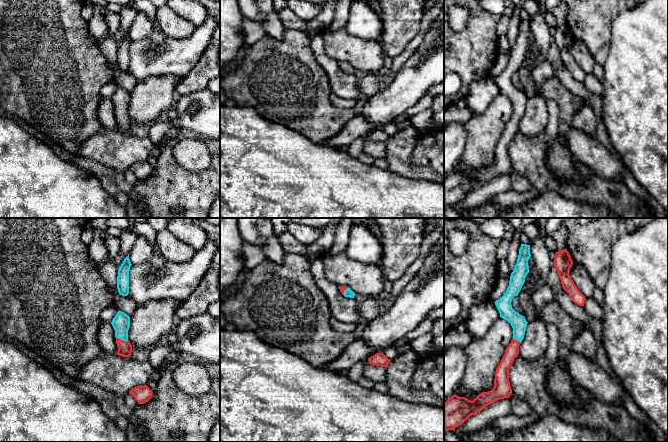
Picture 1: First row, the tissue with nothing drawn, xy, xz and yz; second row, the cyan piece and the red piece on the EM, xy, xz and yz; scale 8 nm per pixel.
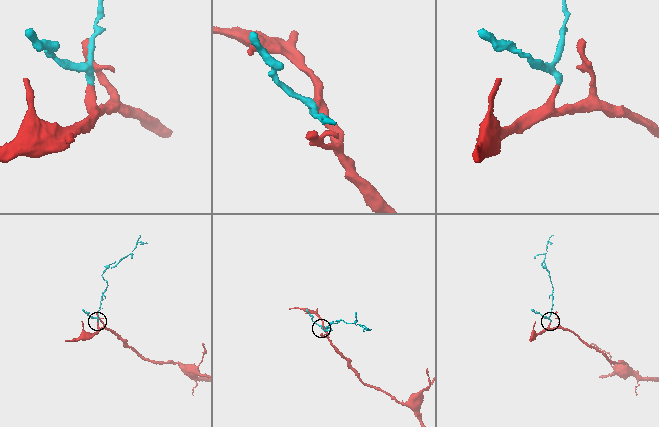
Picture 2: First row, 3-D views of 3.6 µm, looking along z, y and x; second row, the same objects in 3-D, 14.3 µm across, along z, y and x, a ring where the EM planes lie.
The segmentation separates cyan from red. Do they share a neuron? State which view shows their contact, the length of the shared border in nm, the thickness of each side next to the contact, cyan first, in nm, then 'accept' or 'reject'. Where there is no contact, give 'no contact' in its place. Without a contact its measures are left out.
xy | 110 nm | 140/110 nm | accept

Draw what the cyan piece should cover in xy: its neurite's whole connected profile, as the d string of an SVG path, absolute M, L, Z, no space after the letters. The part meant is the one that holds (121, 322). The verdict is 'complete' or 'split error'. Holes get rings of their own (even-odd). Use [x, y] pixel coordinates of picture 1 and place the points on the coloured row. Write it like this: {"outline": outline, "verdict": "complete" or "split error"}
{"outline": "M118 311L111 322L116 337L118 347L117 355L122 357L130 357L132 345L128 340L128 330L130 327L130 317L122 311Z", "verdict": "split error"}

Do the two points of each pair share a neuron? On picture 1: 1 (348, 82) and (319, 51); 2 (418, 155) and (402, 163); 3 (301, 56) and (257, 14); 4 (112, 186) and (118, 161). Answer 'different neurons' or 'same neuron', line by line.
1: same neuron
2: different neurons
3: different neurons
4: different neurons

